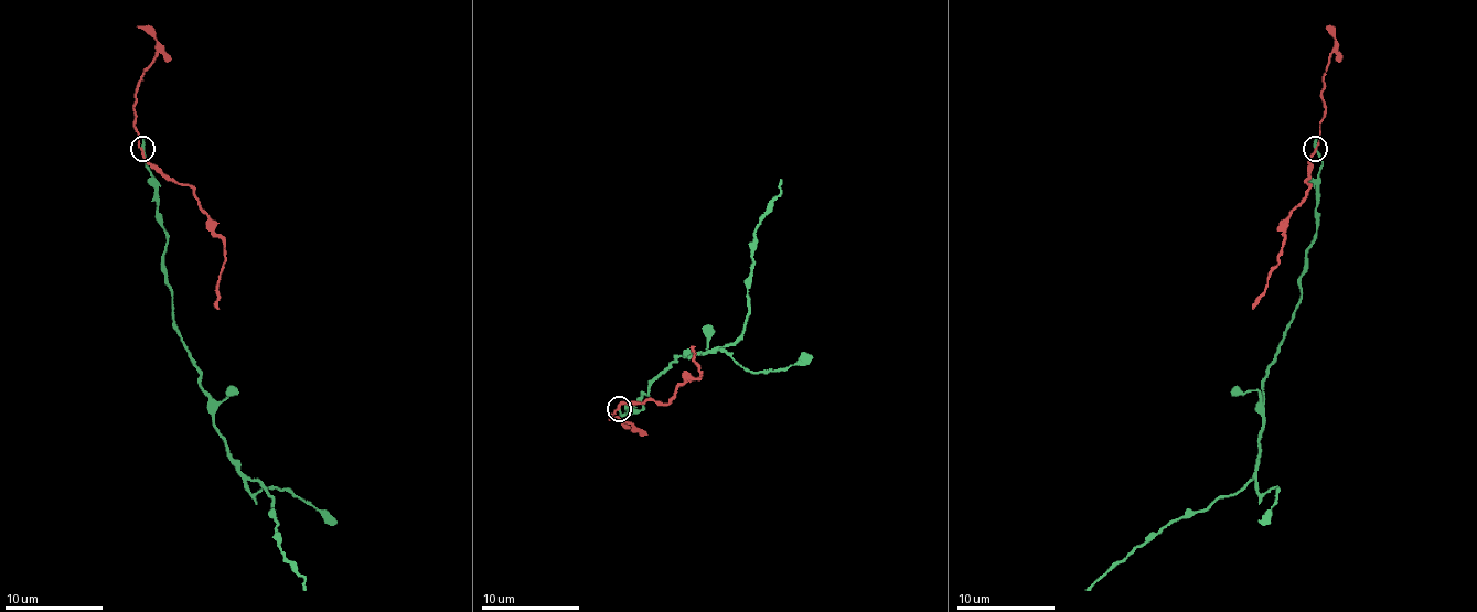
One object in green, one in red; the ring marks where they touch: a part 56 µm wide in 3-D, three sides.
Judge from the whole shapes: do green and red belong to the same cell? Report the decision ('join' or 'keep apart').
join

